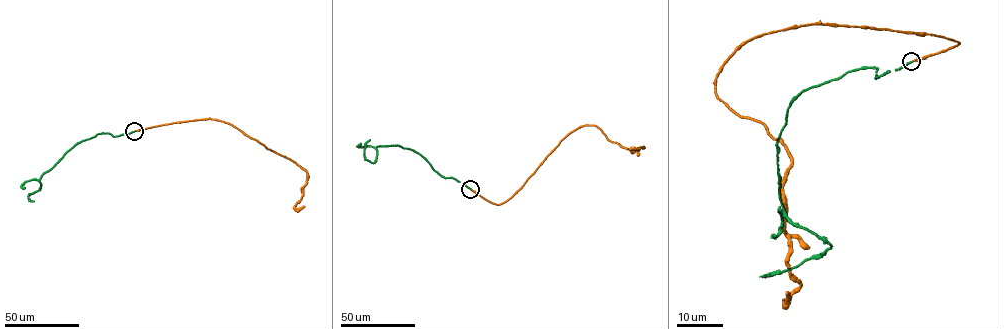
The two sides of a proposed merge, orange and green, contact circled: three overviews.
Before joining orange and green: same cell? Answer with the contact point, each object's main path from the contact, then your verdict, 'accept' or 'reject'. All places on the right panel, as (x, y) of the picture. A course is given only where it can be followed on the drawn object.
(911, 61) | orange via (912, 62), (959, 42), (808, 24), (746, 41), (715, 79), (791, 157), (784, 231), (800, 285), (786, 292) | green via (910, 62), (876, 78), (855, 69), (791, 103), (779, 198), (831, 246), (760, 277) | reject

